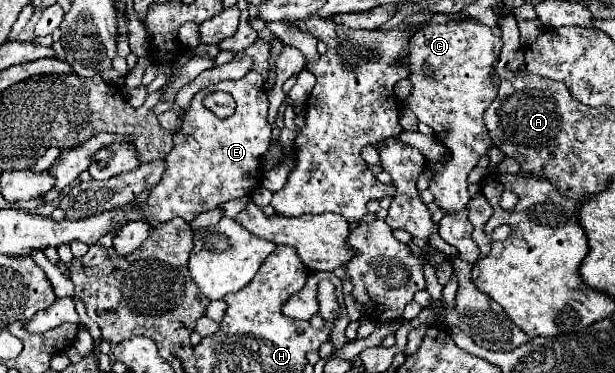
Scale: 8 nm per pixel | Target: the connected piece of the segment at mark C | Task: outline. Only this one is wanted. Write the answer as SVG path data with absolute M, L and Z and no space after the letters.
M479 19L425 25L409 39L409 53L403 63L409 67L409 81L413 83L413 89L407 97L407 107L421 123L427 123L435 131L435 137L451 153L451 161L445 163L445 169L435 175L429 185L435 203L447 213L467 207L467 173L491 147L491 139L483 125L483 111L499 91L491 73L501 47L501 27L489 27Z

